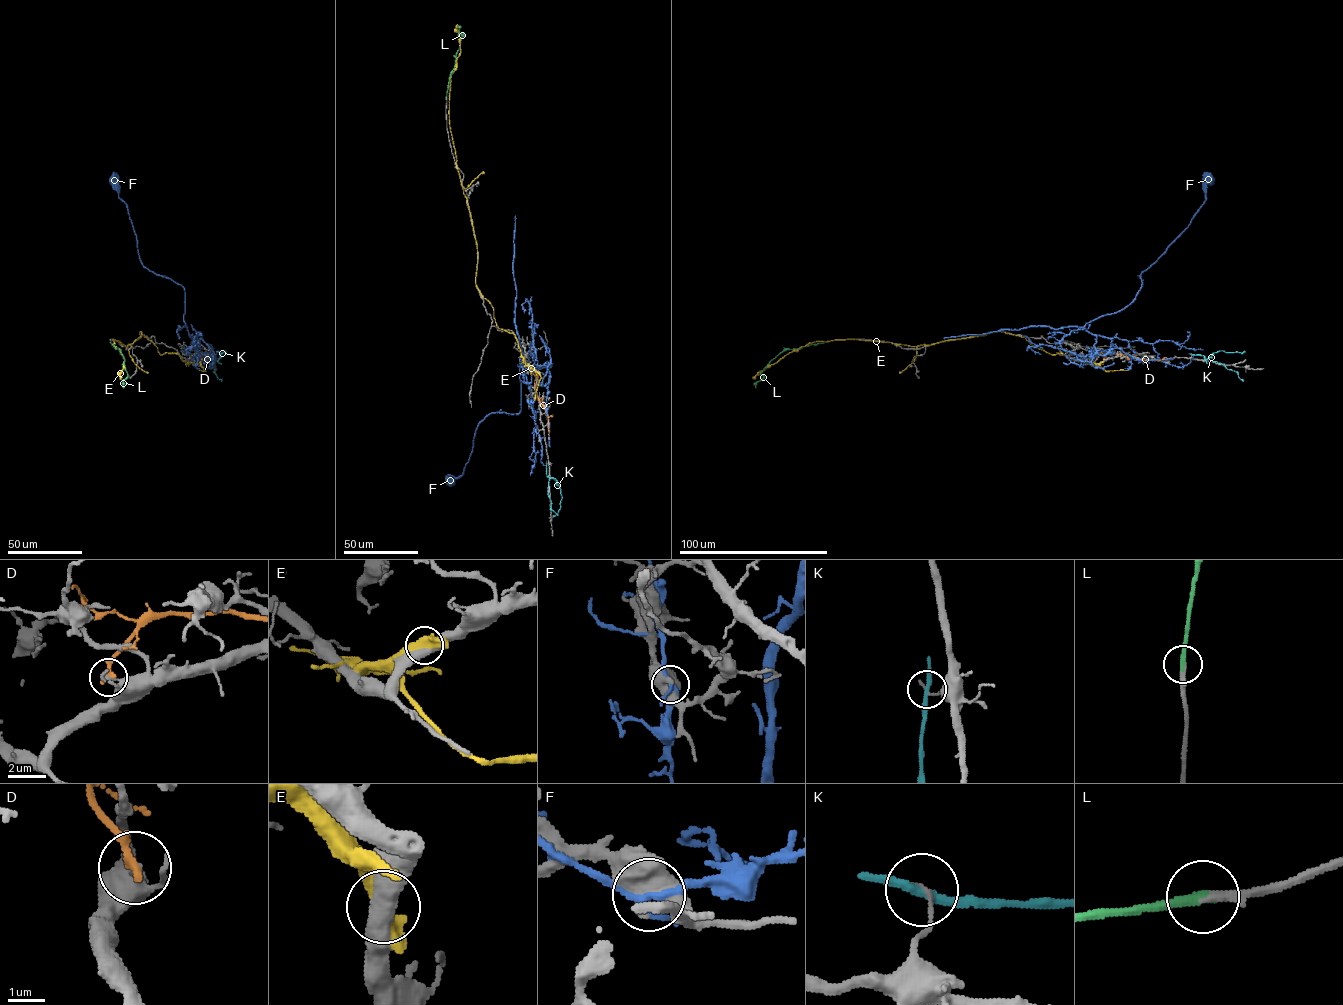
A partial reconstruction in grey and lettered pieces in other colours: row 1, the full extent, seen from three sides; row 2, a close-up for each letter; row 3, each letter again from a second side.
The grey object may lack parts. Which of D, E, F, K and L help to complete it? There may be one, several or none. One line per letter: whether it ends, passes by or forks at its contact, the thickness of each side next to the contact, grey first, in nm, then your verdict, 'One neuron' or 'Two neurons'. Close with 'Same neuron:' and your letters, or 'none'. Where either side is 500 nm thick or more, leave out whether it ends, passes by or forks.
D: It ends there. Thickness 260 nm (grey) against 320 nm. Two neurons
E: Thickness 500 nm (grey) against 440 nm. Two neurons
F: Thickness 650 nm (grey) against 170 nm. Two neurons
K: It passes by. Thickness 140 nm (grey) against 240 nm. Two neurons
L: It ends there. Thickness 240 nm (grey) against 320 nm. One neuron
Same neuron: L

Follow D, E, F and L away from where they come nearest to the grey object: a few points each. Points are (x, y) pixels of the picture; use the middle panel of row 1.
D: (537, 376), (534, 386), (548, 418), (548, 439)
E: (536, 373), (513, 334), (498, 327), (476, 284), (477, 242), (449, 125), (457, 24)
F: (524, 371), (524, 382), (528, 383), (523, 356), (520, 411), (485, 416), (477, 428), (463, 473), (449, 476)
L: (446, 97), (449, 76), (463, 34), (459, 32), (459, 27)

